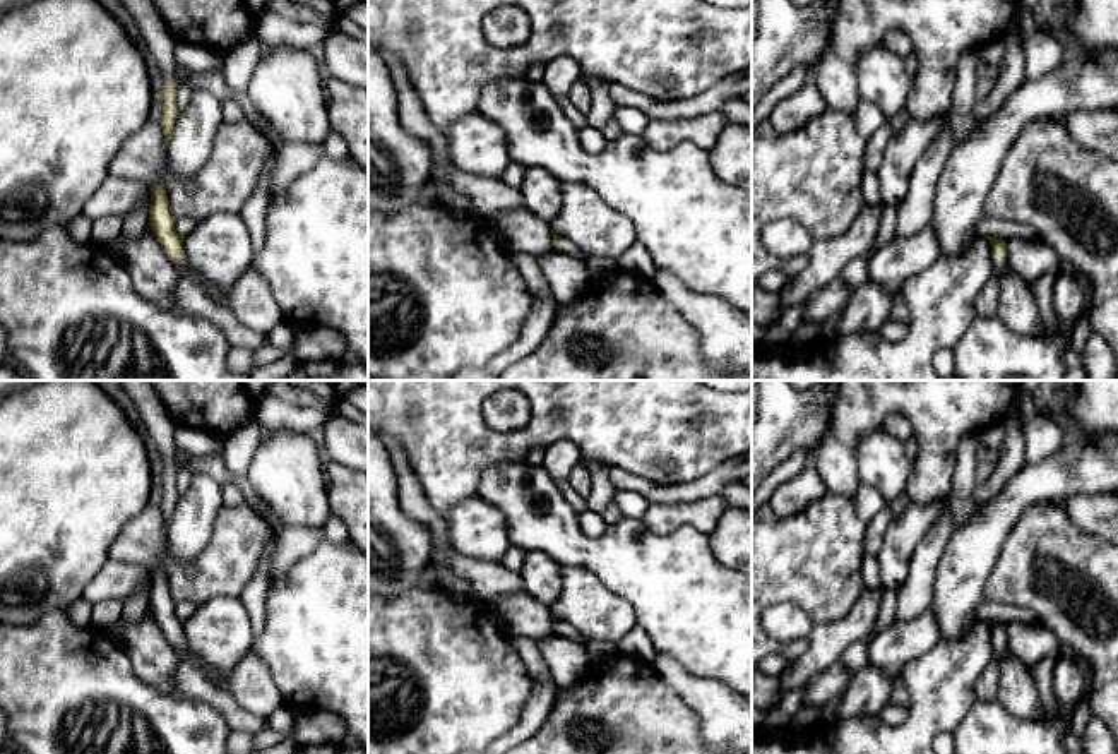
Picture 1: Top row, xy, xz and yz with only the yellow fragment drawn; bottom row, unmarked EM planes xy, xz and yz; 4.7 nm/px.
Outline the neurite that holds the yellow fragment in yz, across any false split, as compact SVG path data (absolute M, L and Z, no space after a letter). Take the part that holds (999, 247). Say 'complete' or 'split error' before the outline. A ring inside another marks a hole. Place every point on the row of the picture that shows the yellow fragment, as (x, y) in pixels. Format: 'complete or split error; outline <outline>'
split error; outline M988 236L991 245L991 257L995 264L995 272L1002 274L1003 271L1010 269L1008 259L1007 259L1007 243L1002 238Z

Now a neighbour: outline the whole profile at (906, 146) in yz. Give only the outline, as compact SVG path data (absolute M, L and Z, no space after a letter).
M949 110L930 120L909 117L901 130L894 130L877 170L880 206L899 207L909 190L918 159L938 134L952 122Z

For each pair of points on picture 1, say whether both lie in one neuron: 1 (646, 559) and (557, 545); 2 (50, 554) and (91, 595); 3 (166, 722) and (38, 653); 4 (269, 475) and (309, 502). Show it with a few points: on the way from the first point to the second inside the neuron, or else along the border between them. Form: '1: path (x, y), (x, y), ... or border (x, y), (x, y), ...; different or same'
1: path (624, 557), (606, 557), (579, 550); same
2: border (108, 557), (81, 595); different
3: path (134, 710), (118, 703), (84, 700), (71, 686); same
4: path (279, 475), (298, 492); same

